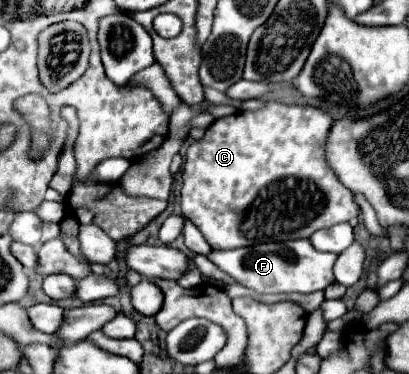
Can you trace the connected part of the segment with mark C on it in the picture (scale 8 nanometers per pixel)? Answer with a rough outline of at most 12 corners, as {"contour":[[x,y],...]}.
{"contour":[[267,102],[187,150],[183,216],[211,250],[357,218],[331,116]]}

